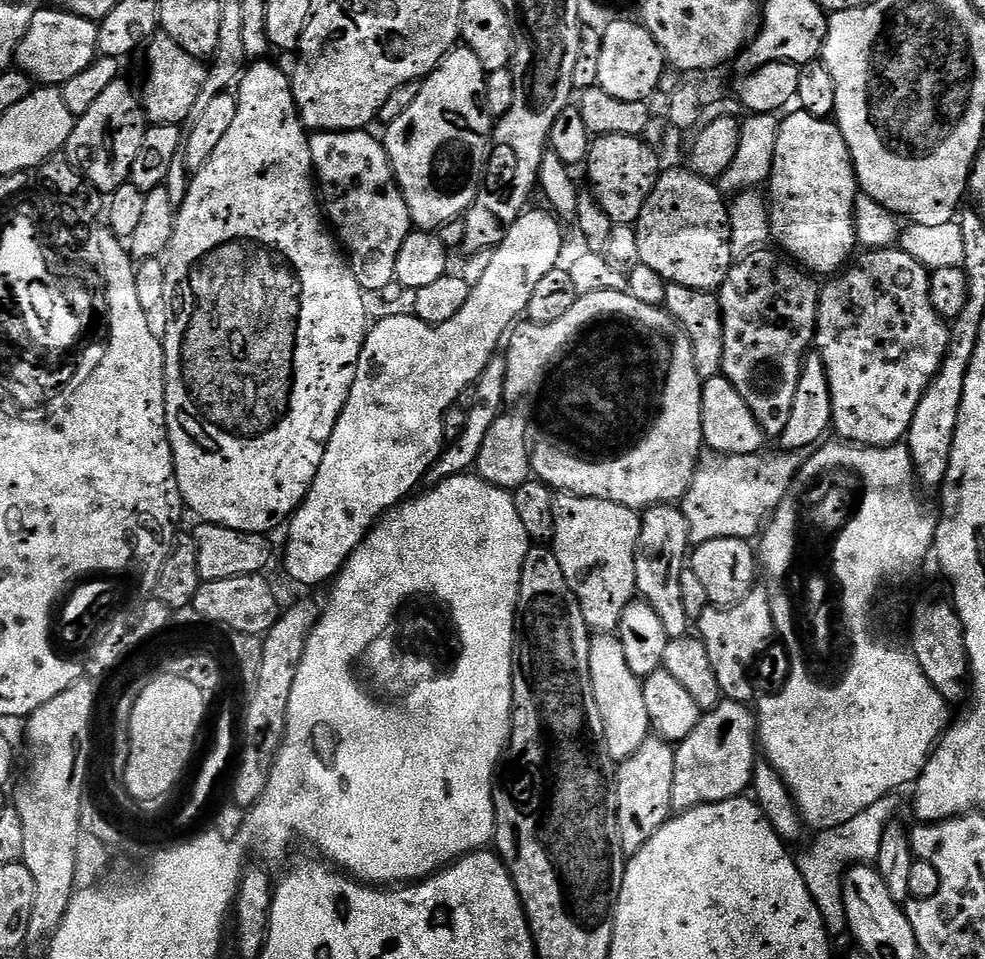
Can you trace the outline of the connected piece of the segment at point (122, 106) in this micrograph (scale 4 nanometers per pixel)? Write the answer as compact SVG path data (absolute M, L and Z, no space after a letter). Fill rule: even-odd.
M121 78L110 82L94 102L90 110L76 117L76 124L66 145L66 153L73 165L86 177L87 183L97 193L111 194L118 186L129 183L134 154L144 137L146 117L139 95L132 93L132 88Z

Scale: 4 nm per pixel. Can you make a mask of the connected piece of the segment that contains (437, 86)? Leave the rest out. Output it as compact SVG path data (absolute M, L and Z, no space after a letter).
M457 46L423 77L414 102L398 118L387 121L388 133L382 136L382 143L417 229L439 230L446 222L463 217L474 202L494 127L484 107L485 90L482 62L474 50Z

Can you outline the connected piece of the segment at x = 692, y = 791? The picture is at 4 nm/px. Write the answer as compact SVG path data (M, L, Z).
M726 698L703 713L698 726L674 750L673 811L681 812L743 795L751 787L758 762L757 734L757 717L747 705Z

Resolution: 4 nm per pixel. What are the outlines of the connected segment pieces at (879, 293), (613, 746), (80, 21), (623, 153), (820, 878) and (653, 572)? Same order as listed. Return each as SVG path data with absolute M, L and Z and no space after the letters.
M899 246L891 248L869 248L861 251L843 270L835 273L827 281L828 285L820 288L820 301L816 304L816 331L814 333L814 348L826 366L826 378L830 388L832 403L831 431L837 432L841 441L859 444L866 448L890 448L905 439L910 430L910 422L914 422L914 410L918 410L918 402L922 402L922 394L930 386L930 382L938 374L942 366L942 358L948 345L949 325L934 310L930 302L929 269L923 268L918 258L910 258Z
M596 634L591 637L592 649L590 650L590 682L592 683L592 693L596 703L596 714L599 727L602 729L602 740L604 736L604 748L608 751L608 756L613 762L619 762L630 758L634 750L644 740L649 739L650 725L646 714L646 698L642 698L644 689L641 677L630 670L630 665L626 663L626 654L622 654L622 646L619 639L612 634Z
M55 6L41 7L39 12L34 14L26 34L18 42L14 64L19 71L25 72L33 81L44 86L62 86L74 78L74 74L82 74L86 66L96 61L98 46L98 24L97 21L87 20L73 12L65 12L62 8Z
M610 134L597 136L588 145L588 184L592 197L606 210L613 224L635 225L642 206L656 185L656 177L662 171L656 152L640 136Z
M888 793L873 806L868 806L866 811L851 818L839 826L825 828L815 836L812 846L800 857L797 857L799 873L802 874L803 882L814 898L820 915L823 918L829 935L845 935L847 920L845 918L845 906L843 901L843 877L845 872L852 866L873 863L881 849L882 834L885 827L895 819L894 814L899 810L902 800L899 793Z
M660 504L657 508L647 509L640 521L640 537L636 543L636 557L634 558L634 578L639 599L649 606L662 618L662 630L670 638L687 637L690 630L690 621L686 610L682 607L682 590L680 575L686 571L686 557L689 555L688 527L683 511L671 504Z

